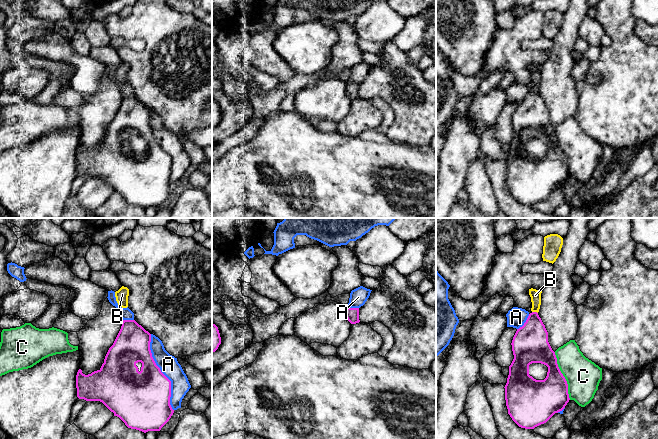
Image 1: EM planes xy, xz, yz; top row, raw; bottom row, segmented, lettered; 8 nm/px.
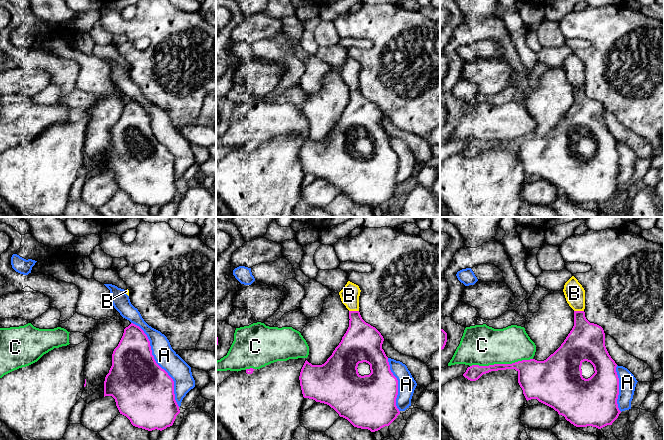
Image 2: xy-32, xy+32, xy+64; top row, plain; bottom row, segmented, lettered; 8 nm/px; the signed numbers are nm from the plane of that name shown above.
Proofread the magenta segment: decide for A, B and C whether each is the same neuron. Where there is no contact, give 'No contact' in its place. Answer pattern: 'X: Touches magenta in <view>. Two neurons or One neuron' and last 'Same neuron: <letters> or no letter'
A: Touches magenta in xy. Two neurons
B: Touches magenta in yz. One neuron
C: Touches magenta in yz. Two neurons
Same neuron: B

